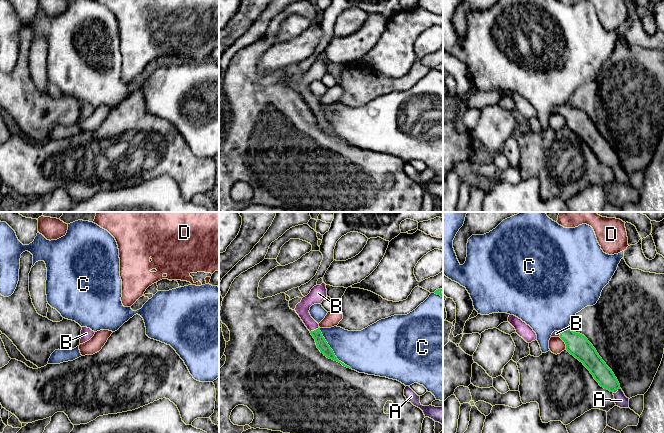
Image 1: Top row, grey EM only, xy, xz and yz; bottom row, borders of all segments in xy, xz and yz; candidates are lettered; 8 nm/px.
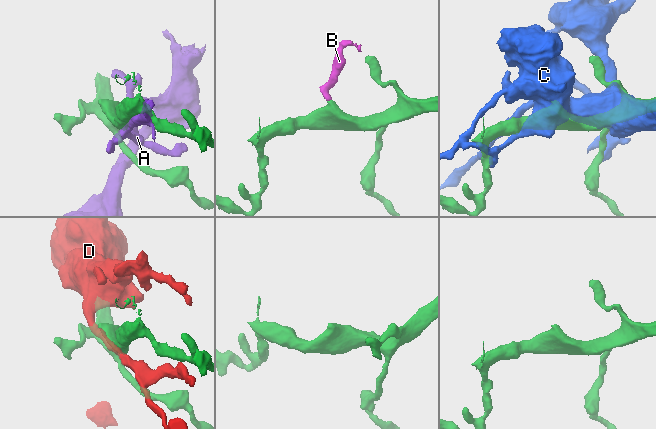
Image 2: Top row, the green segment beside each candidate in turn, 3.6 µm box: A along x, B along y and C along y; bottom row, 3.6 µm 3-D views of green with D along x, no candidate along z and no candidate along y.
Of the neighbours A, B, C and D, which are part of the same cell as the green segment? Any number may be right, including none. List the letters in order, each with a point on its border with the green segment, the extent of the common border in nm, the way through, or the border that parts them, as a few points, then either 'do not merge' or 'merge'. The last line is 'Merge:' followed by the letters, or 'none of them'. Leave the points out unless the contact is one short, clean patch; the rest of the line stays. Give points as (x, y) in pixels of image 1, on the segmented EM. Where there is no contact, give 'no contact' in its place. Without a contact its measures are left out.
A: yz (618, 388) | 30 nm | do not merge
B: xz (314, 330) | 80 nm | across xz (322, 345), (314, 330), (302, 309) | merge
C: xz (332, 350) | 420 nm | do not merge
D: yz (565, 343) | 120 nm | do not merge
Merge: B

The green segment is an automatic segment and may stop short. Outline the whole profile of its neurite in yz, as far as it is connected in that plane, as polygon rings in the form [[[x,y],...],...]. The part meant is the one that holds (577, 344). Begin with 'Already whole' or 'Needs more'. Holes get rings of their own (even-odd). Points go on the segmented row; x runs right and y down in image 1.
Needs more. [[[566,328],[554,331],[551,337],[560,337],[566,344],[566,350],[583,363],[601,387],[610,392],[620,389],[614,373],[584,335]]]

